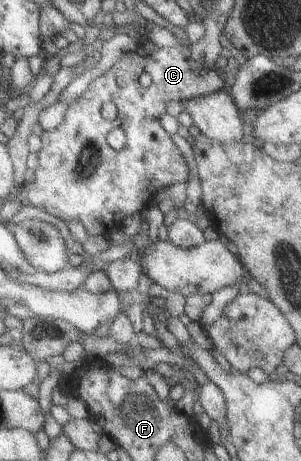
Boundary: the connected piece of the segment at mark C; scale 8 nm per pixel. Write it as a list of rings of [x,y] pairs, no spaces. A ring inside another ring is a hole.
[[[181,45],[159,47],[153,54],[140,56],[131,50],[121,54],[119,59],[101,76],[97,76],[85,88],[78,98],[74,99],[66,112],[63,112],[63,122],[52,131],[39,134],[42,146],[39,150],[39,162],[35,166],[34,181],[26,183],[22,206],[39,208],[68,223],[71,220],[81,222],[87,235],[106,236],[111,229],[118,228],[121,220],[139,213],[158,190],[187,181],[187,167],[180,151],[171,138],[163,130],[159,115],[164,112],[169,100],[180,100],[206,95],[223,86],[223,76],[218,76],[215,69],[201,66],[190,57],[187,47]],[[147,72],[151,77],[149,86],[141,86],[137,80]],[[104,102],[113,102],[117,108],[115,122],[101,116],[101,106]],[[121,128],[125,133],[125,144],[119,150],[107,145],[105,136],[110,130]]]

